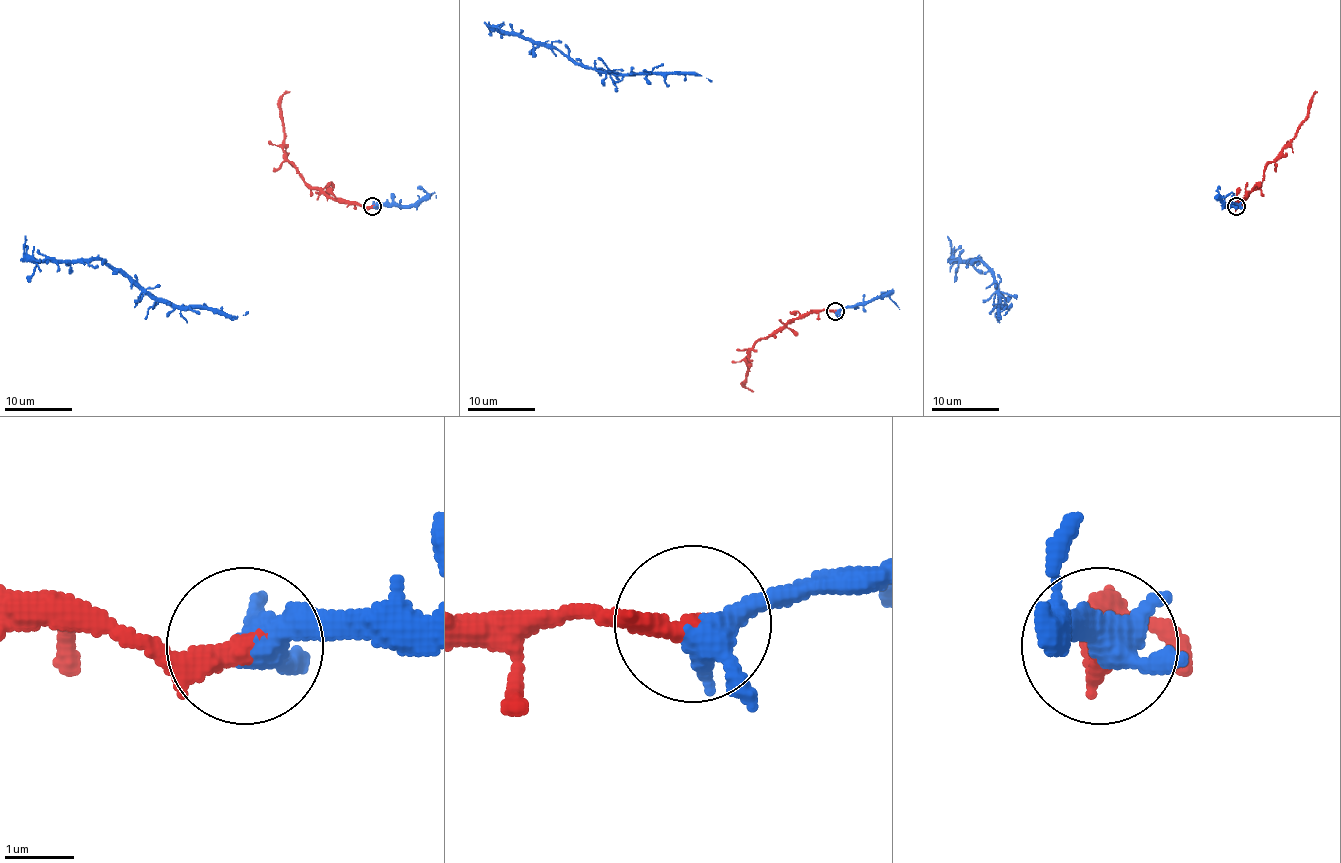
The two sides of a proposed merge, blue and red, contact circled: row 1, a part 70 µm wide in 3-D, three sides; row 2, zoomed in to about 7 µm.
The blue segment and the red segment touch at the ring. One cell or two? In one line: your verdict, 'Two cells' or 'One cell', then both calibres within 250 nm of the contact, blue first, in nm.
One cell. Thickness 400 nm (blue) against 340 nm

